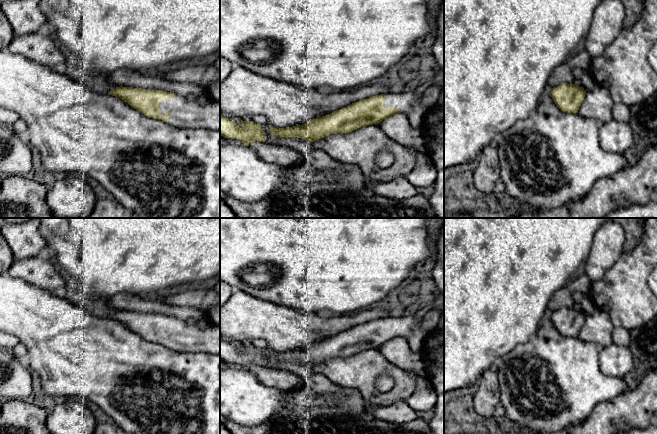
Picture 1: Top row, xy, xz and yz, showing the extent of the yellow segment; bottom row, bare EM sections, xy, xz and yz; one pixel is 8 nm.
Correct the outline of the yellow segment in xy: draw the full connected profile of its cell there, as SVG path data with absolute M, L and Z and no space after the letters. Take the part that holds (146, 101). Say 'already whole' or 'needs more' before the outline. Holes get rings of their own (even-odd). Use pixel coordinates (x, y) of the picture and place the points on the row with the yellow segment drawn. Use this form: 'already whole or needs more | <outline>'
needs more | M123 86L116 87L108 94L124 100L149 118L175 127L220 131L220 101L201 105L197 99L190 100L163 90Z

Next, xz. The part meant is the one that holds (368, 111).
needs more | M411 85L401 88L398 92L380 94L359 100L325 116L319 117L317 119L313 118L304 125L286 128L276 128L272 125L269 125L269 133L278 137L297 137L313 142L330 134L349 133L363 126L379 124L383 119L397 113L406 114L410 125L414 129L420 129L422 128L425 116L428 114L430 109L437 106L444 108L444 87L441 90L438 100L431 107L425 107L422 104L421 99L422 96L417 97L415 95L415 86Z

